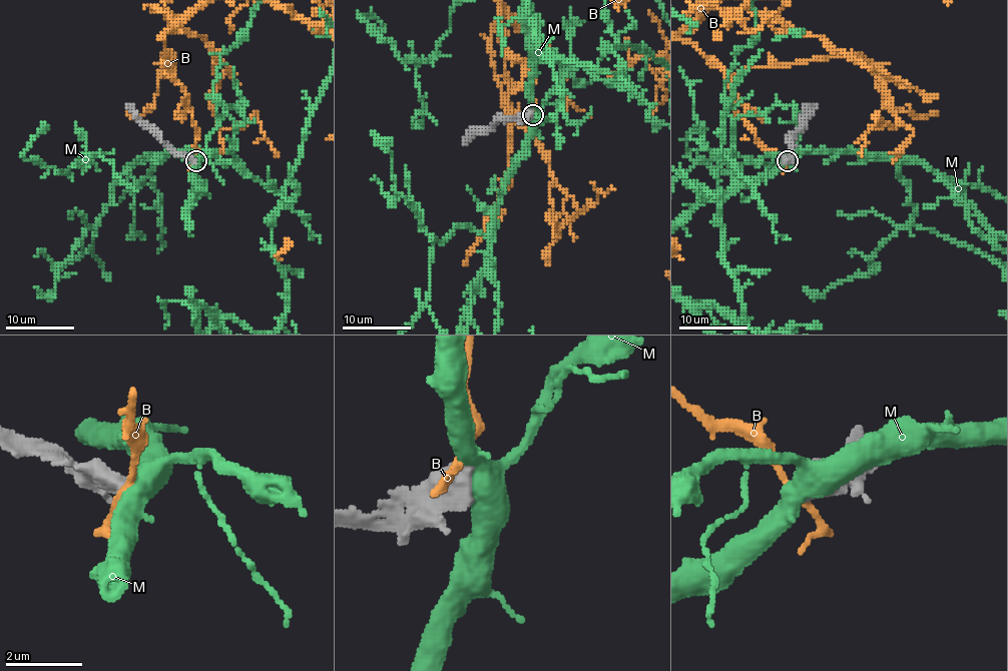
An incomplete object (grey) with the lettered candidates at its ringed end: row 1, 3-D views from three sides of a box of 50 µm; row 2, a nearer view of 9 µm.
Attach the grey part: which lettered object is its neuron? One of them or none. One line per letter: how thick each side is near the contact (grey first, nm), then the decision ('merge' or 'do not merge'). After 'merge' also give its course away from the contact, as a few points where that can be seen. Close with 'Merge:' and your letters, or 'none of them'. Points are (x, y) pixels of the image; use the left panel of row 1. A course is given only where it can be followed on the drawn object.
B: 600 nm thick on the grey side, 150 nm on the other; do not merge
M: 600 nm thick on the grey side, 500 nm on the other; do not merge
Merge: none of them

